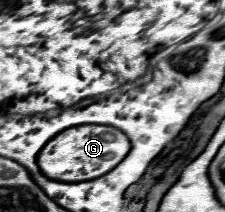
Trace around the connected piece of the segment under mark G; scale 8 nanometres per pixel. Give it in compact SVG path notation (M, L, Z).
M78 125L50 139L38 155L38 165L46 177L56 181L90 181L112 171L128 155L128 151L130 141L120 129L108 125Z

